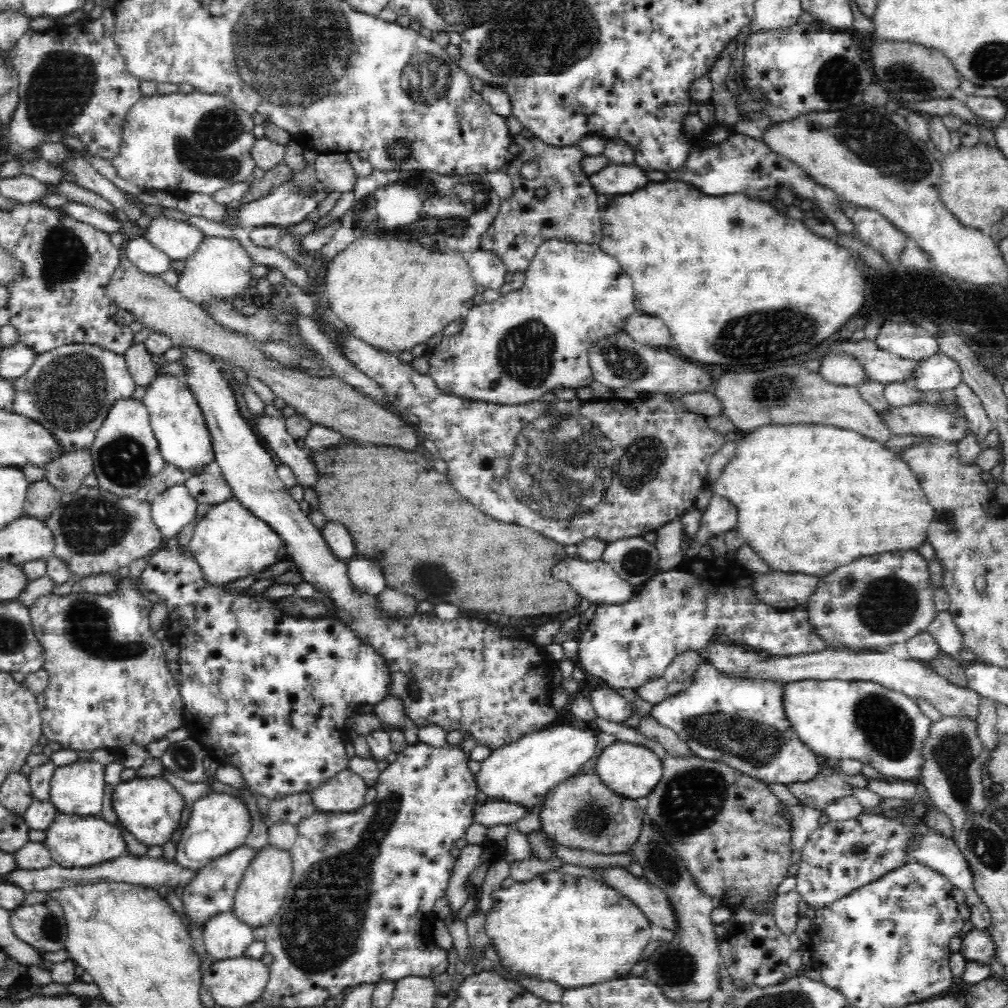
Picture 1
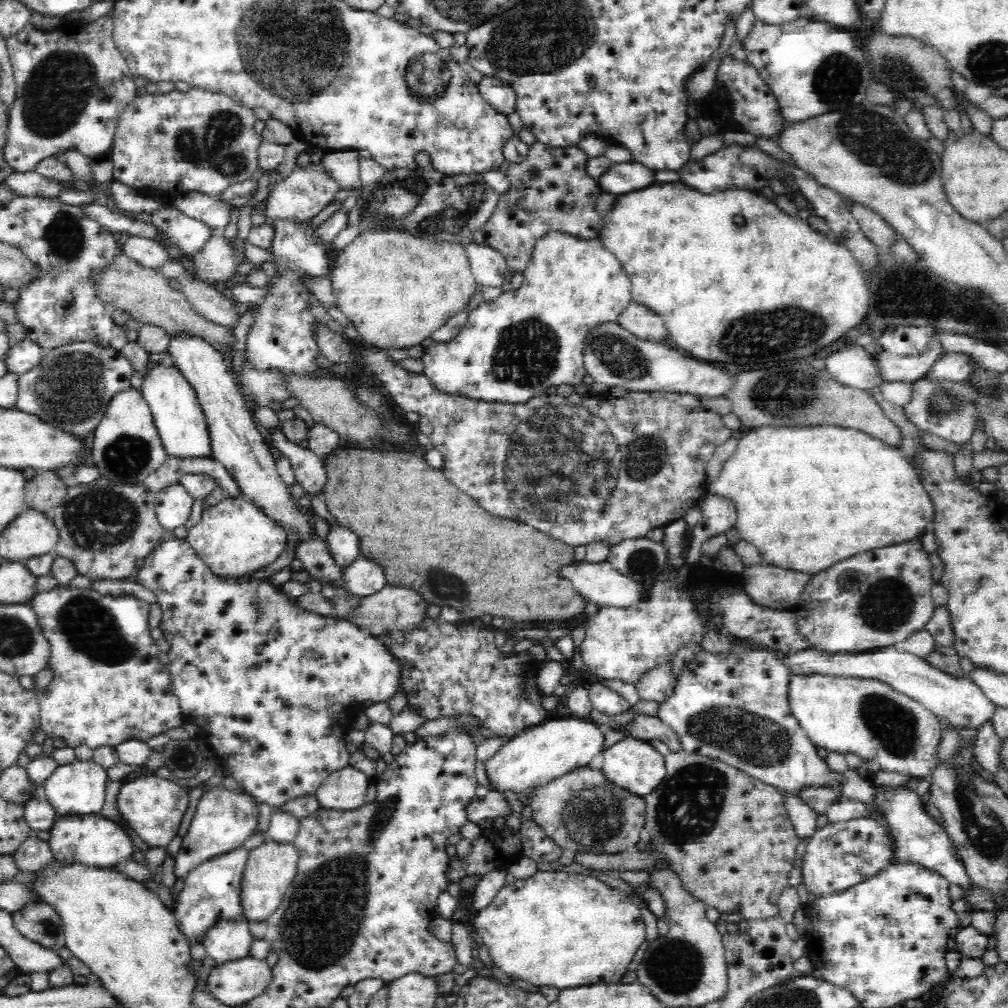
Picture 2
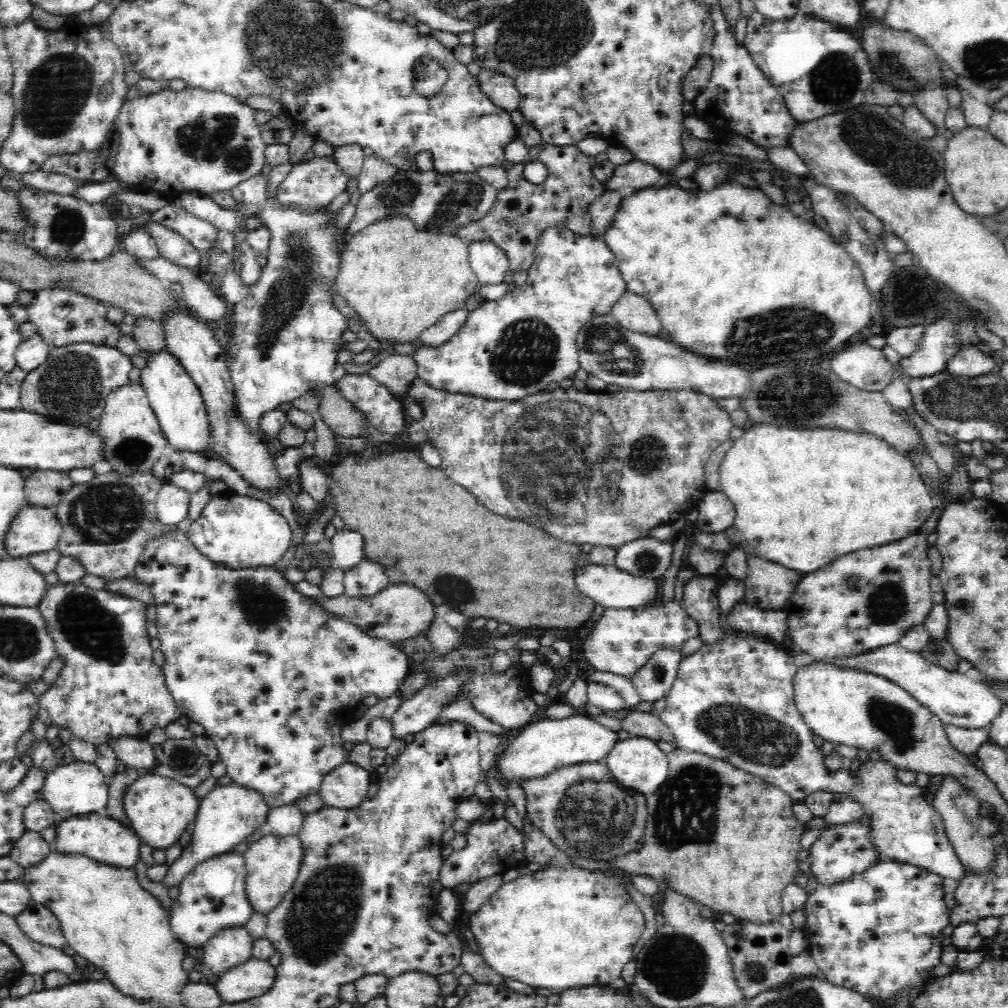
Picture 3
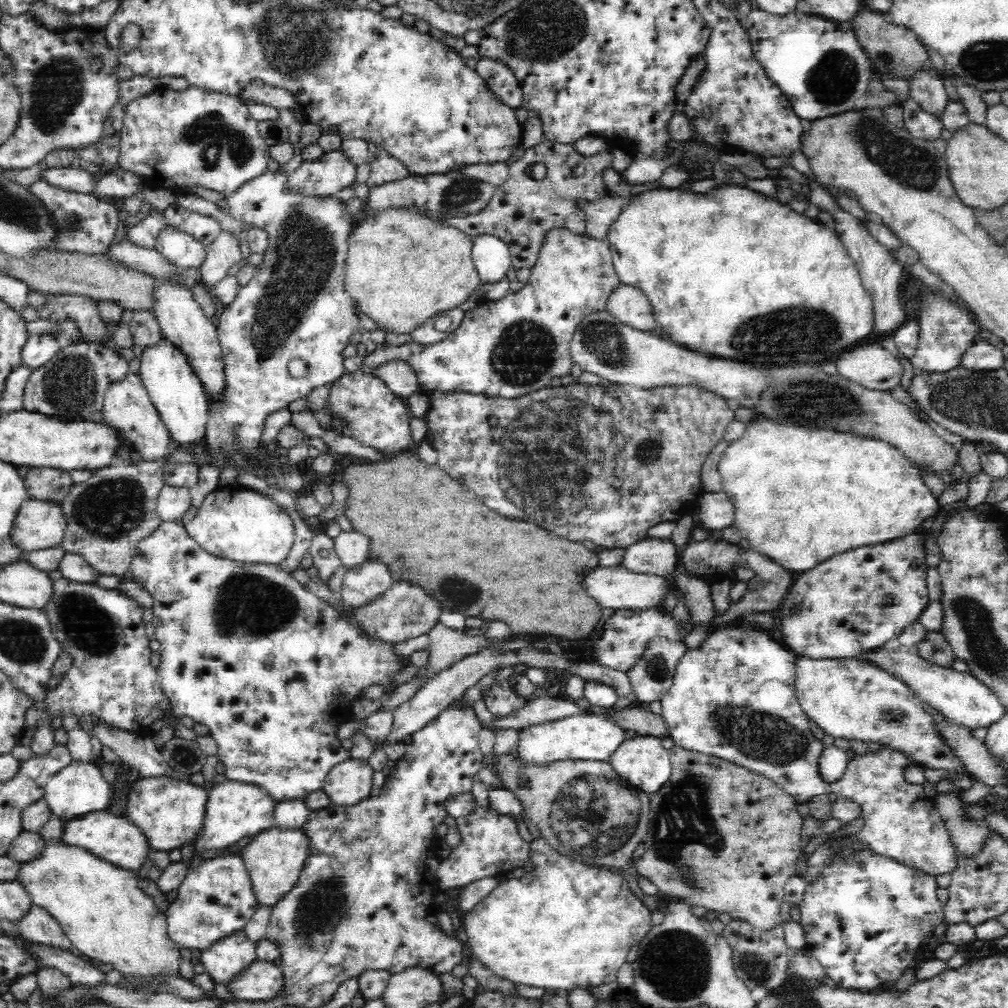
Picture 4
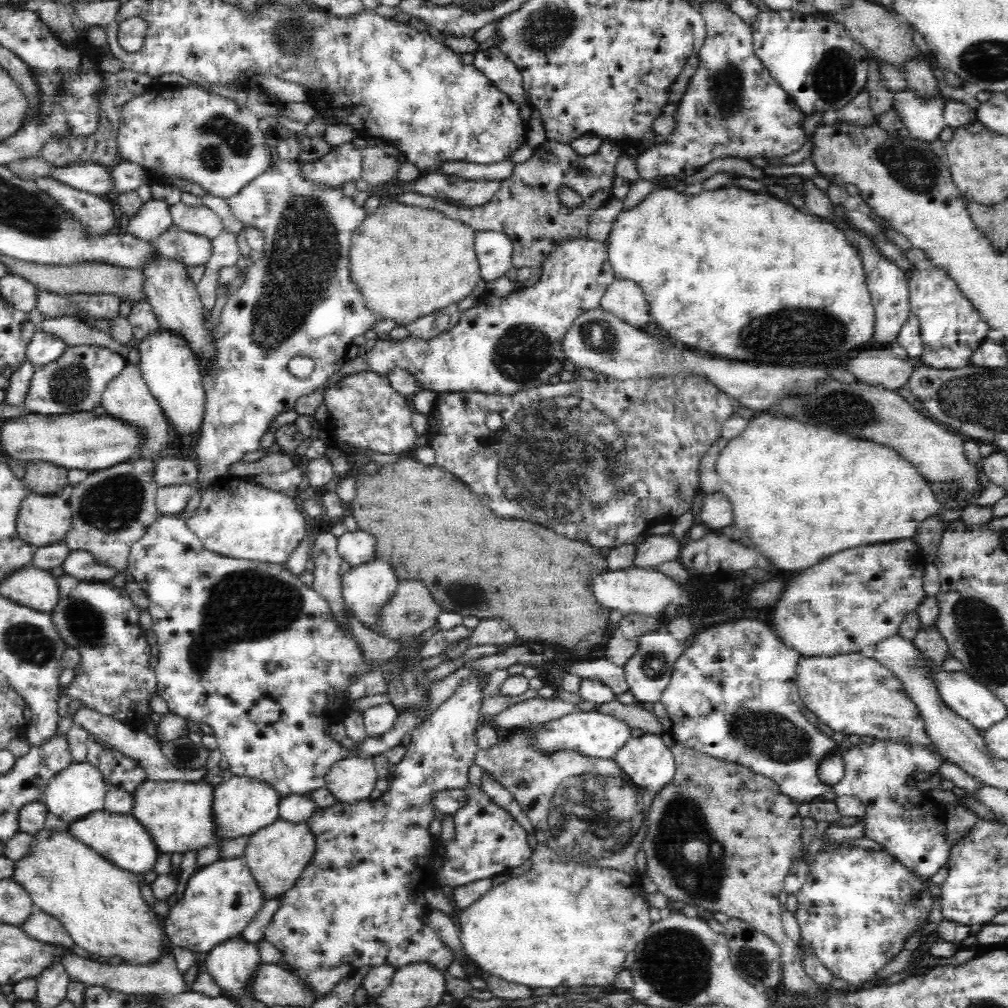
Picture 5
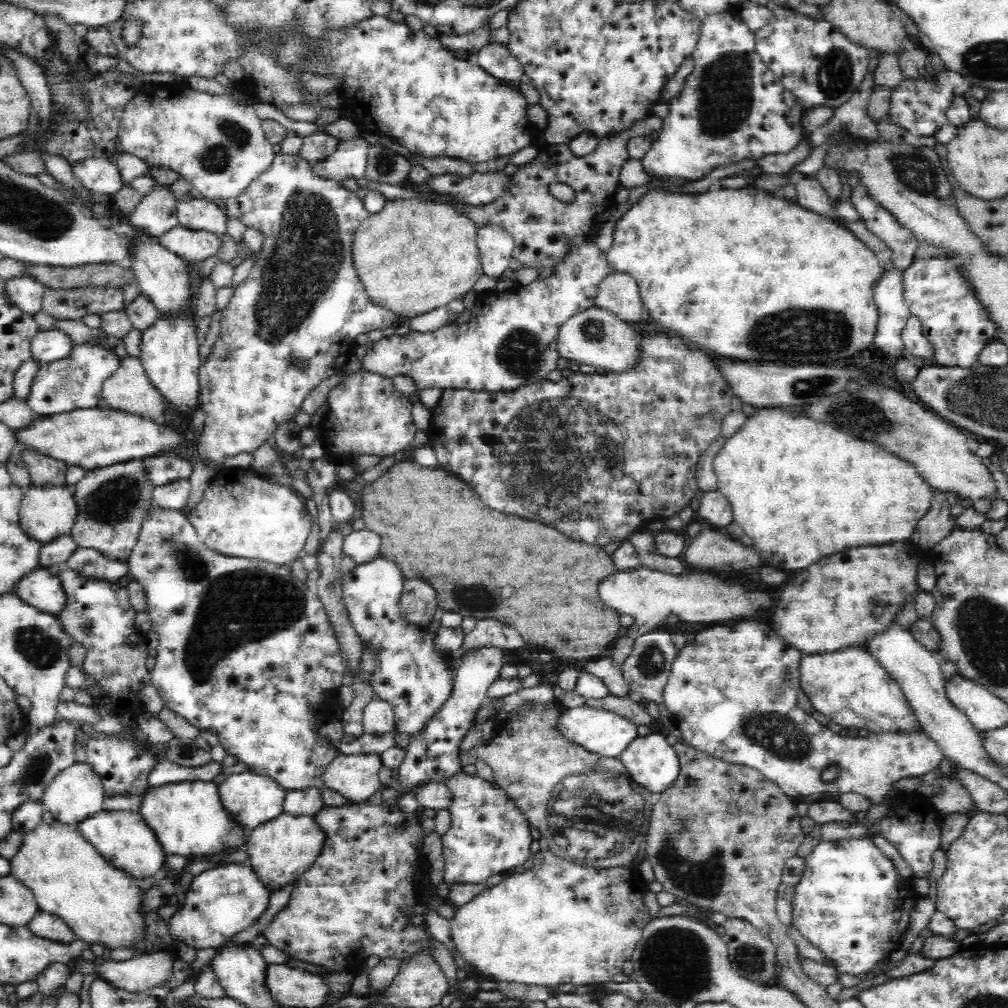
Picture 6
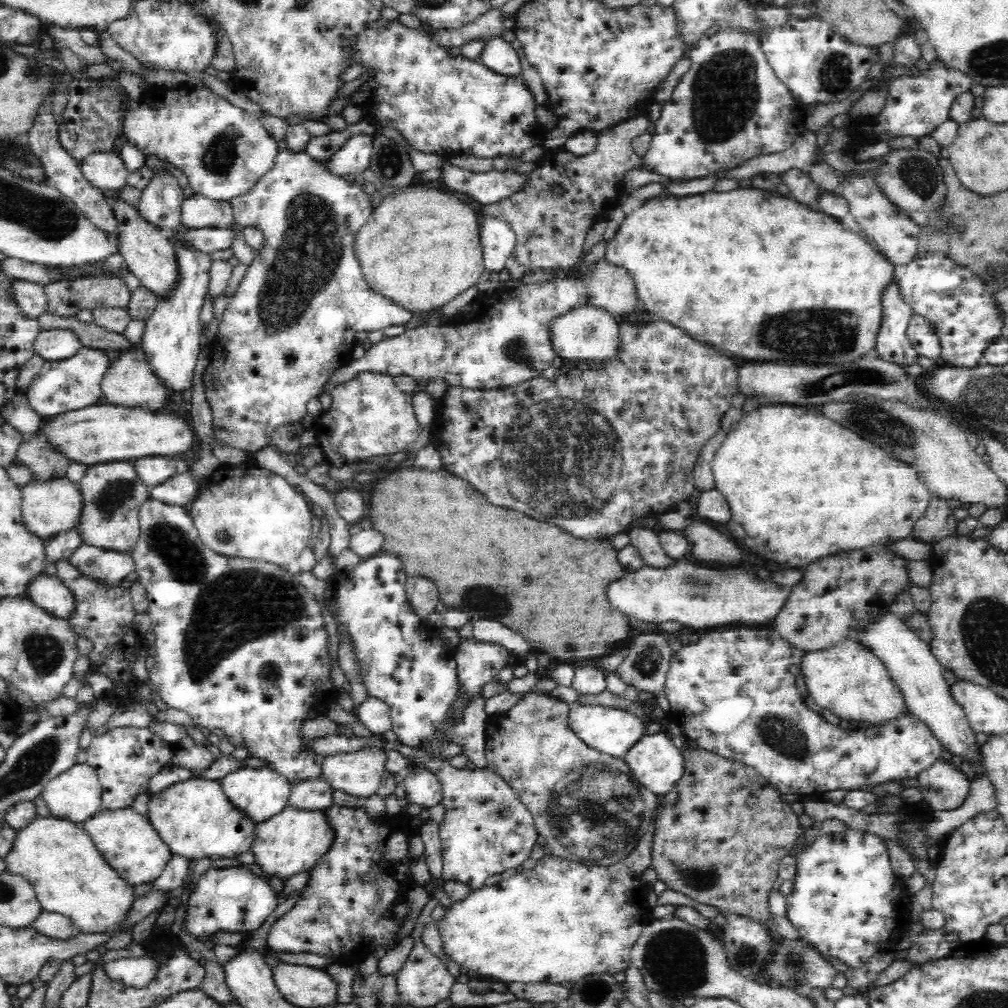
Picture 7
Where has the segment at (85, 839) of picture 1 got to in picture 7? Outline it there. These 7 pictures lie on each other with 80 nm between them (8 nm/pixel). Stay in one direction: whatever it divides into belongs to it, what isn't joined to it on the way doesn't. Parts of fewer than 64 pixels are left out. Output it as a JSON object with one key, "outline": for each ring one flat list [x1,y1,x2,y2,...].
{"outline":[[131,808,101,809,81,826,90,835,106,862,131,886,153,882,173,855,146,815,136,813]]}

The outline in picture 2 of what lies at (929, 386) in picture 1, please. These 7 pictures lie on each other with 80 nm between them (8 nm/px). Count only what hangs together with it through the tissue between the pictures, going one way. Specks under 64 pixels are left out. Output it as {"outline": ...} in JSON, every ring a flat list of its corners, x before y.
{"outline":[[964,353,944,354,936,366,931,367,930,372,924,374,924,379,939,379,948,382,966,381,968,374,974,369,976,360,967,358]]}

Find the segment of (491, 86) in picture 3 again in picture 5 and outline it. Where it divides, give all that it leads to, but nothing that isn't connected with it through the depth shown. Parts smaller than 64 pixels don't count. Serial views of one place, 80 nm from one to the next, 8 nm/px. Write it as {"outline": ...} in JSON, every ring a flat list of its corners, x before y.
{"outline":[[488,47,475,53,473,65,482,71,492,85,508,95,512,102,525,102,525,92,522,88,522,75,516,65,504,57,504,53,496,47]]}

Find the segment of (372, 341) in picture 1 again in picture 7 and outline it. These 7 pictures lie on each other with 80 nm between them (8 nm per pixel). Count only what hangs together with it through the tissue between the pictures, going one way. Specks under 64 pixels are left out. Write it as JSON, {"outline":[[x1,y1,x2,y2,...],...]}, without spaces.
{"outline":[[406,188,406,192,388,194,382,200,382,204,373,210,373,214,370,215,364,226,358,229,354,242,356,259,358,259,358,265,360,265,360,269,363,272,363,278,368,283,368,286,372,288,372,292,388,297,394,305,400,305,404,309,408,309,412,314,420,315,428,313,431,310,444,306,444,304,448,304,458,294,462,294,464,290,468,290,468,288,474,286,485,271,482,248,480,248,480,234,478,234,480,232,480,225,478,224,476,210,472,210,458,196,454,196,450,192,440,192,440,190,434,190,434,188]]}

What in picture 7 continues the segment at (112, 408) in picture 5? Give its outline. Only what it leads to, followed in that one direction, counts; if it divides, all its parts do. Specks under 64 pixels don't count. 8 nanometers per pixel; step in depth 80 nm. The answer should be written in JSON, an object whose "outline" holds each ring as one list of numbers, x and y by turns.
{"outline":[[140,346,137,349,124,350,117,359,111,362,102,379,101,389,106,400,109,400,112,405,146,407,152,412,160,410,160,407,166,404,166,396,168,396,163,382,152,373,152,366,148,365,148,360,144,357]]}

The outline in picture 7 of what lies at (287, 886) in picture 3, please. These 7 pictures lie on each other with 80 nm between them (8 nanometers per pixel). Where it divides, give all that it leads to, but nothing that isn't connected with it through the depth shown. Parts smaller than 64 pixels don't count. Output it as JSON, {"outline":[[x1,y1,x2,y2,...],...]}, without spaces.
{"outline":[[286,805,284,810,255,826,250,851,254,855,254,864,257,864,263,872,263,878,269,879,274,876,284,882,295,874,310,870,326,854,326,850,330,849,332,840,334,840,334,829,328,825,323,811,307,811]]}

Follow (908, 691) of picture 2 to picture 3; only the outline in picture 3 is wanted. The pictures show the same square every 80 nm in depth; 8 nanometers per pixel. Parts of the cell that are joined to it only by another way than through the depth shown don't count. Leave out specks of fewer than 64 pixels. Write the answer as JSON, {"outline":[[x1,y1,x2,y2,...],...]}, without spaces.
{"outline":[[898,643,882,646,880,649,856,657,825,659,824,661,814,659,812,663,833,664,840,669,864,670,886,678,923,704,942,721,943,725,952,724,958,728,988,728,1004,705,998,698,995,698,983,682,972,682,966,678,964,673,948,671,931,664,921,654,905,650]]}

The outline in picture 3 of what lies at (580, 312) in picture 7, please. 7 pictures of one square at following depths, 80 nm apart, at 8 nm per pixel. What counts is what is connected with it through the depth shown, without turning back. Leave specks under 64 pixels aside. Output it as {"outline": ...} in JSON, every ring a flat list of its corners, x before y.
{"outline":[[610,315,590,319,577,336,581,367,606,384,618,384,637,391,689,390,710,395,715,400,740,397,748,387,748,372,738,366,710,362,706,357,678,348,658,336,636,333,620,326]]}

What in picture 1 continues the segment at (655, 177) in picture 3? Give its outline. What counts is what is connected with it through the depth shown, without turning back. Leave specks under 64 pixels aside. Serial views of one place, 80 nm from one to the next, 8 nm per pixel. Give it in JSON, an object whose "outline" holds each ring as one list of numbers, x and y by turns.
{"outline":[[609,165,588,177,597,195,628,194,648,185,649,180,637,165]]}

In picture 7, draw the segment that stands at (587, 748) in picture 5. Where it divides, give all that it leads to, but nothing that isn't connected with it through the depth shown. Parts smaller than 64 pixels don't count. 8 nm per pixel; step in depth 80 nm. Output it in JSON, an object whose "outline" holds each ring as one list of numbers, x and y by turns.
{"outline":[[572,705,568,710,568,727,586,743,589,748,597,752,623,759,631,746,636,744,644,735,644,724,636,714,628,713,628,710,605,707,602,705]]}

